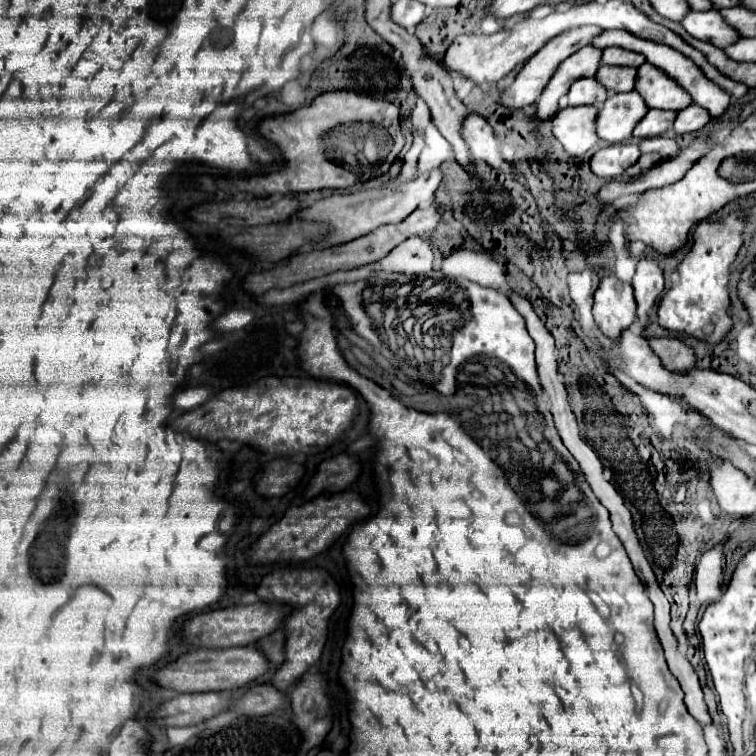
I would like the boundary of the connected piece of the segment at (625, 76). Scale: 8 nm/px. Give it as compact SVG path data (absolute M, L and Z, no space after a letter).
M601 66L595 74L595 78L611 92L631 92L635 86L635 74L637 70L631 66Z

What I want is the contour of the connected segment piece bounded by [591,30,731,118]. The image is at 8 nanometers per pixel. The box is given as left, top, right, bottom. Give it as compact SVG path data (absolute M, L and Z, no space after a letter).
M605 30L591 44L597 46L597 48L619 46L619 48L627 48L627 50L633 50L633 52L643 54L647 58L647 62L651 62L653 66L657 66L661 70L667 70L667 74L671 78L675 78L691 94L693 102L699 104L699 106L703 106L705 110L709 110L709 114L713 118L721 116L729 108L729 104L731 104L731 94L723 94L723 90L719 90L719 86L715 86L715 82L707 82L707 76L699 70L699 66L695 66L689 58L683 58L683 54L679 54L677 50L671 50L671 46L663 46L663 44L657 44L657 42L647 42L643 38L635 38L633 34L627 34L625 30Z

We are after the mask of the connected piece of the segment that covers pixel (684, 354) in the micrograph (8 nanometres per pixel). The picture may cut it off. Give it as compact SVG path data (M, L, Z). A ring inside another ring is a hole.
M645 336L645 340L653 346L653 352L661 358L663 366L671 372L687 374L695 368L697 356L693 348L689 348L683 338L651 338Z

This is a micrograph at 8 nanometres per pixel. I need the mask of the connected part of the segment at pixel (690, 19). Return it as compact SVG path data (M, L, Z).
M709 10L709 12L689 12L681 24L685 26L685 30L699 38L705 40L717 48L725 48L731 46L731 42L739 40L739 34L735 34L733 26L727 26L727 22L723 22L723 16L719 14L719 10Z

